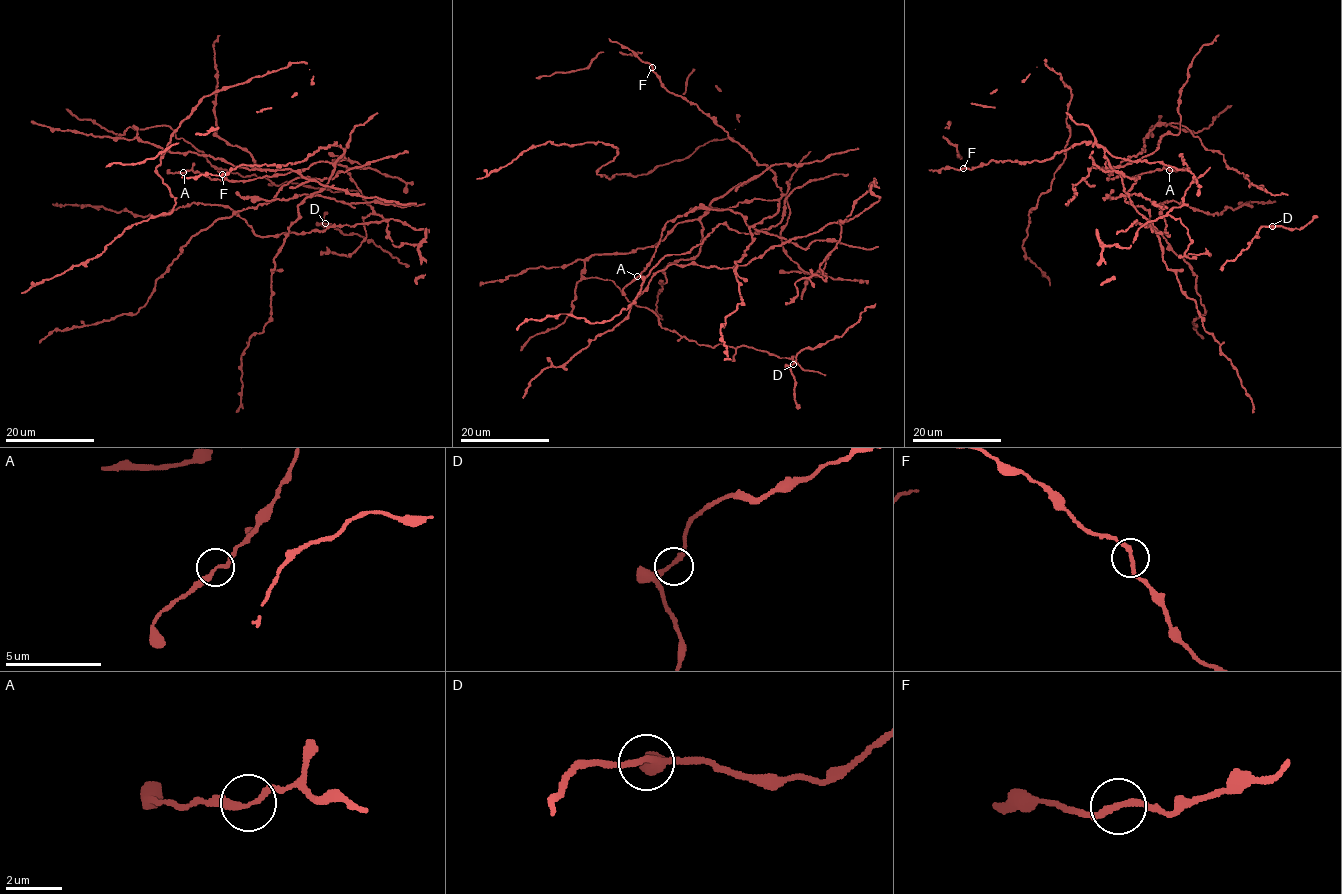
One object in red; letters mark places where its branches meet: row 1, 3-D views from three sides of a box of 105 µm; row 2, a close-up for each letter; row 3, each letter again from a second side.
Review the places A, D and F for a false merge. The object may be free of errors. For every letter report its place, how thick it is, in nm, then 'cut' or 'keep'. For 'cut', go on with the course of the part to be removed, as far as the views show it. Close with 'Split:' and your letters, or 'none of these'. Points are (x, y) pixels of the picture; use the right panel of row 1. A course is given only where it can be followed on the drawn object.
A: at (1169, 170); 200 nm thick; keep
D: at (1272, 226); 200 nm thick; keep
F: at (963, 168); 200 nm thick; keep
Split: none of these

